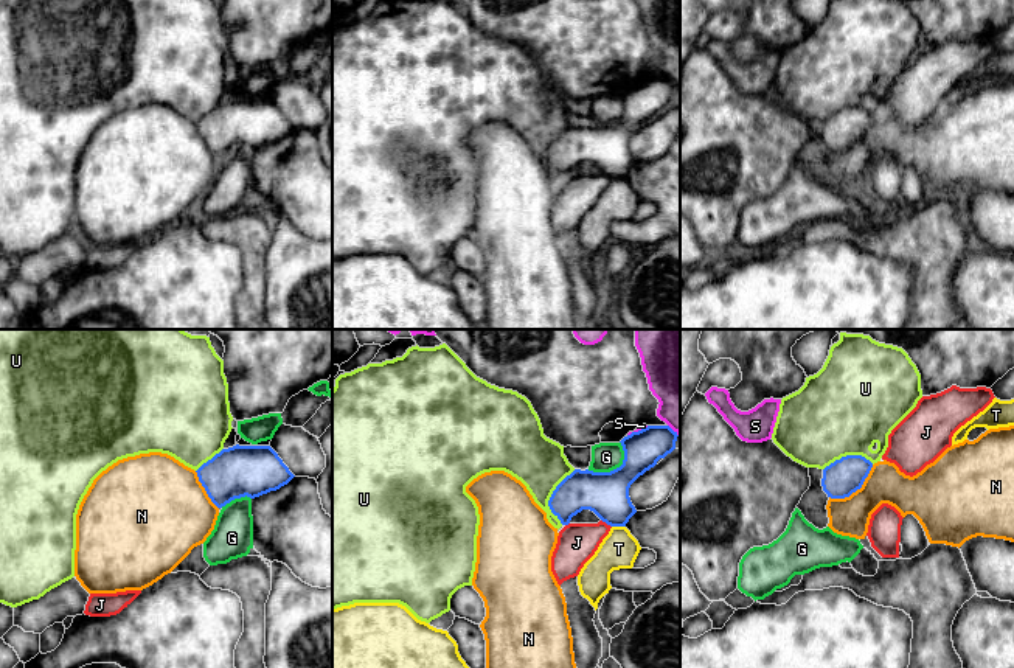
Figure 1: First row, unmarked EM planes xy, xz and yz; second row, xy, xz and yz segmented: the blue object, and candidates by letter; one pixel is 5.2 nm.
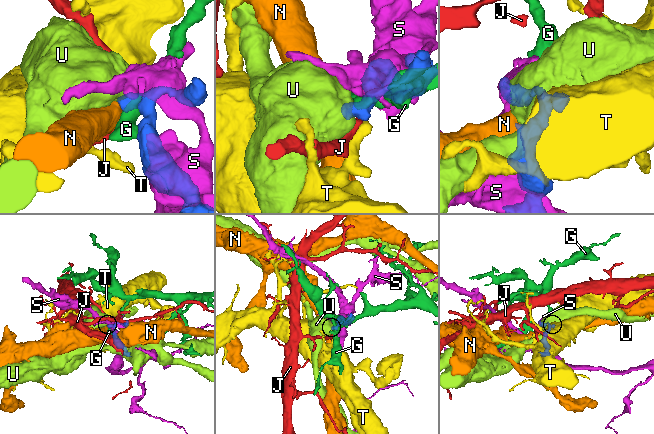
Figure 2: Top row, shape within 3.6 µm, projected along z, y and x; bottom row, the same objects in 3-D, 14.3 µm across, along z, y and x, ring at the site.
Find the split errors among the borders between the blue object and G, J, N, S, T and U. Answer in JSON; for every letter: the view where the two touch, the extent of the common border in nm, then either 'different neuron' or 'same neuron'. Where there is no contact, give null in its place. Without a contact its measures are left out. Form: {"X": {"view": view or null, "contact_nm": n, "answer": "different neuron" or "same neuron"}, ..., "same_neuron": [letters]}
{"G": {"view": "xz", "contact_nm": 240, "answer": "different neuron"}, "J": {"view": "xz", "contact_nm": 70, "answer": "different neuron"}, "N": {"view": "yz", "contact_nm": 280, "answer": "different neuron"}, "S": {"view": "xz", "contact_nm": 120, "answer": "different neuron"}, "T": {"view": "xz", "contact_nm": 70, "answer": "different neuron"}, "U": {"view": "xz", "contact_nm": 300, "answer": "different neuron"}, "same_neuron": []}

